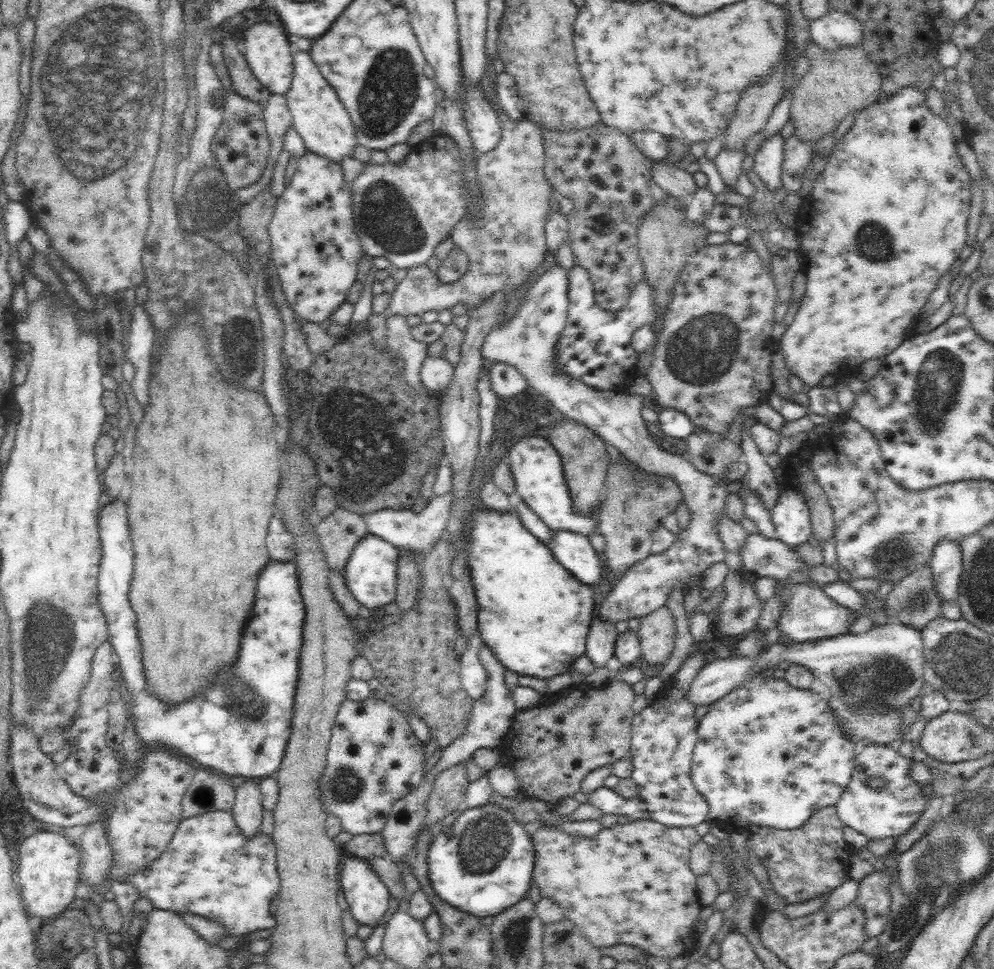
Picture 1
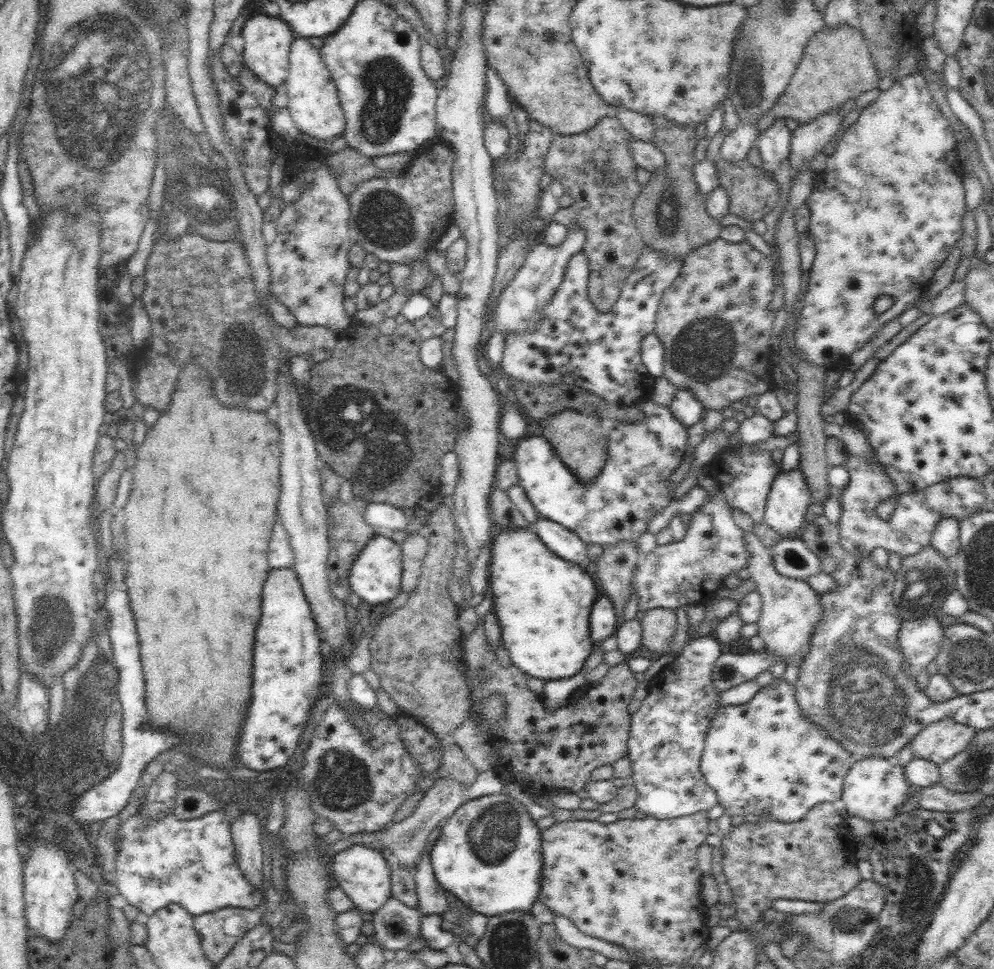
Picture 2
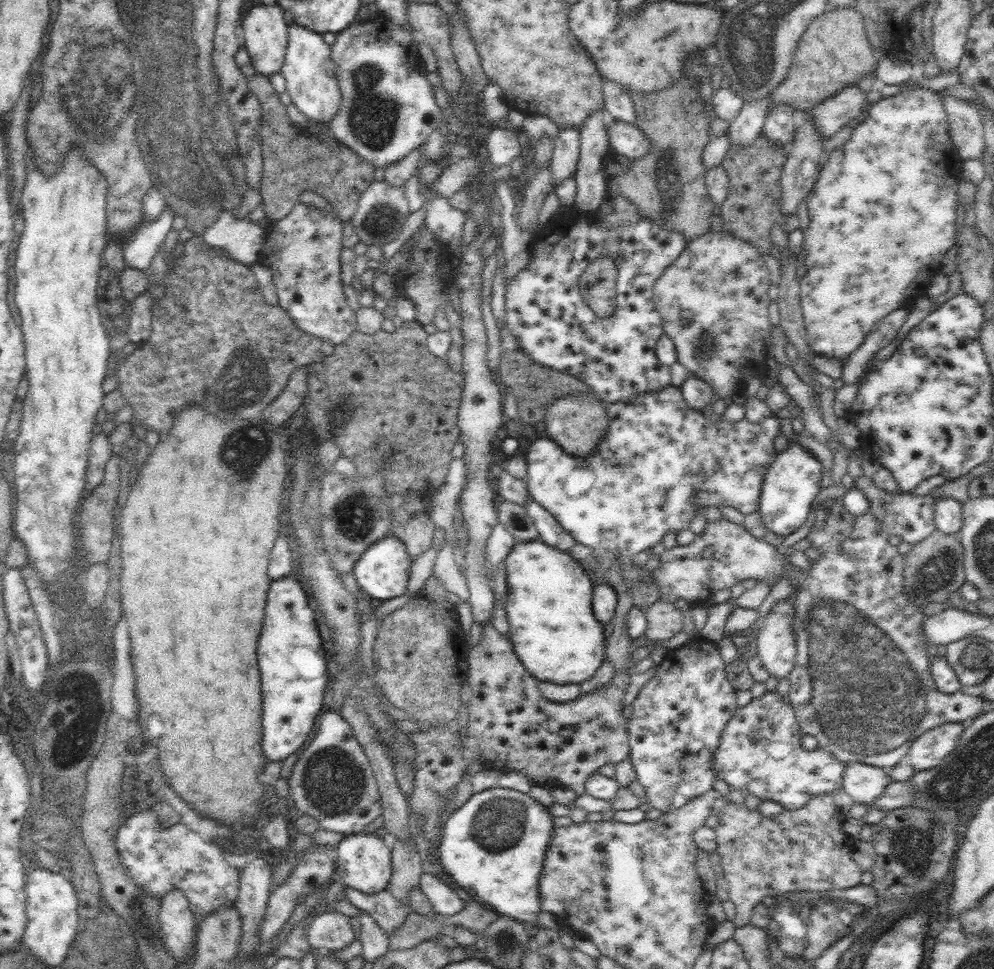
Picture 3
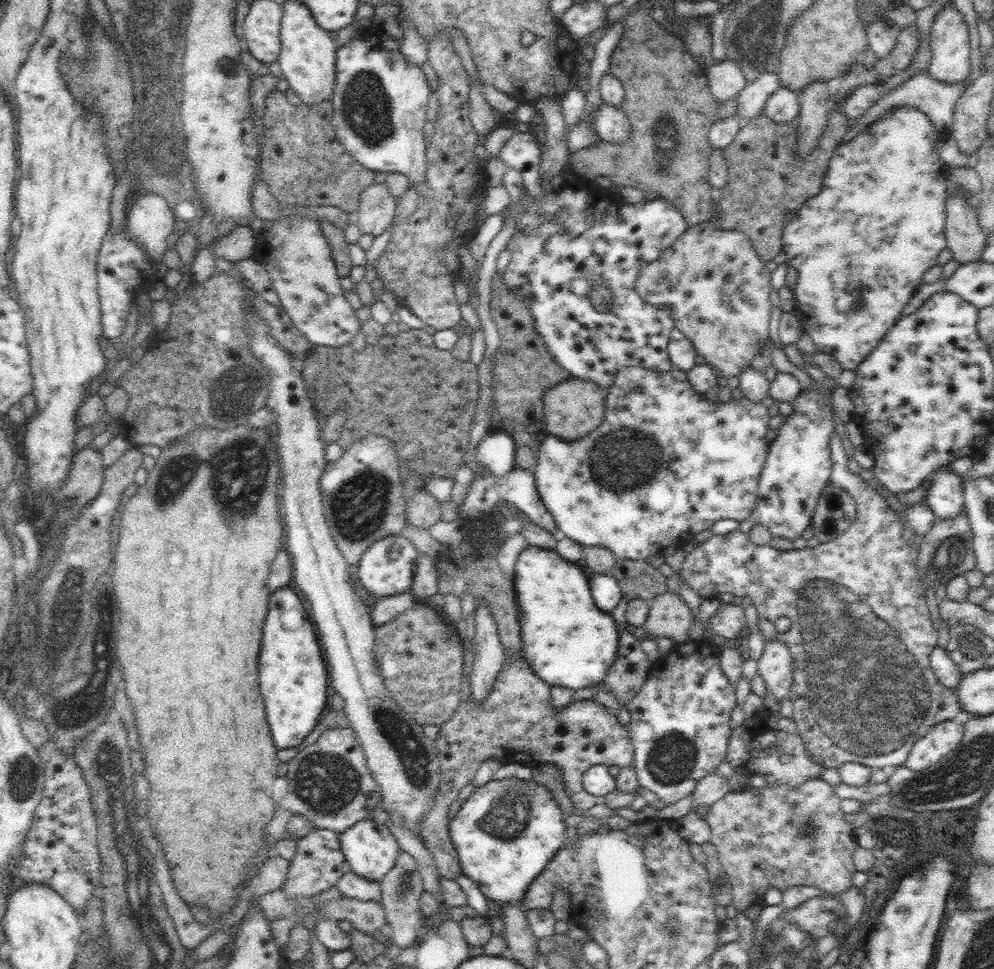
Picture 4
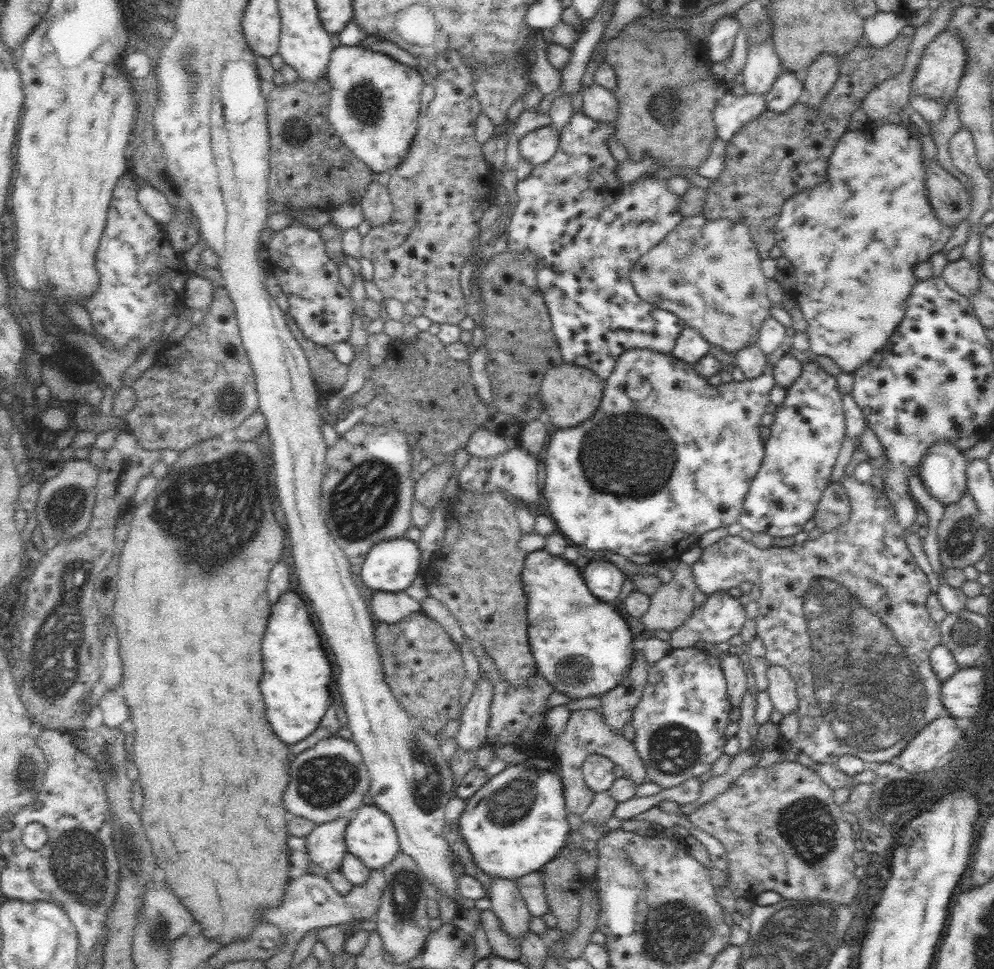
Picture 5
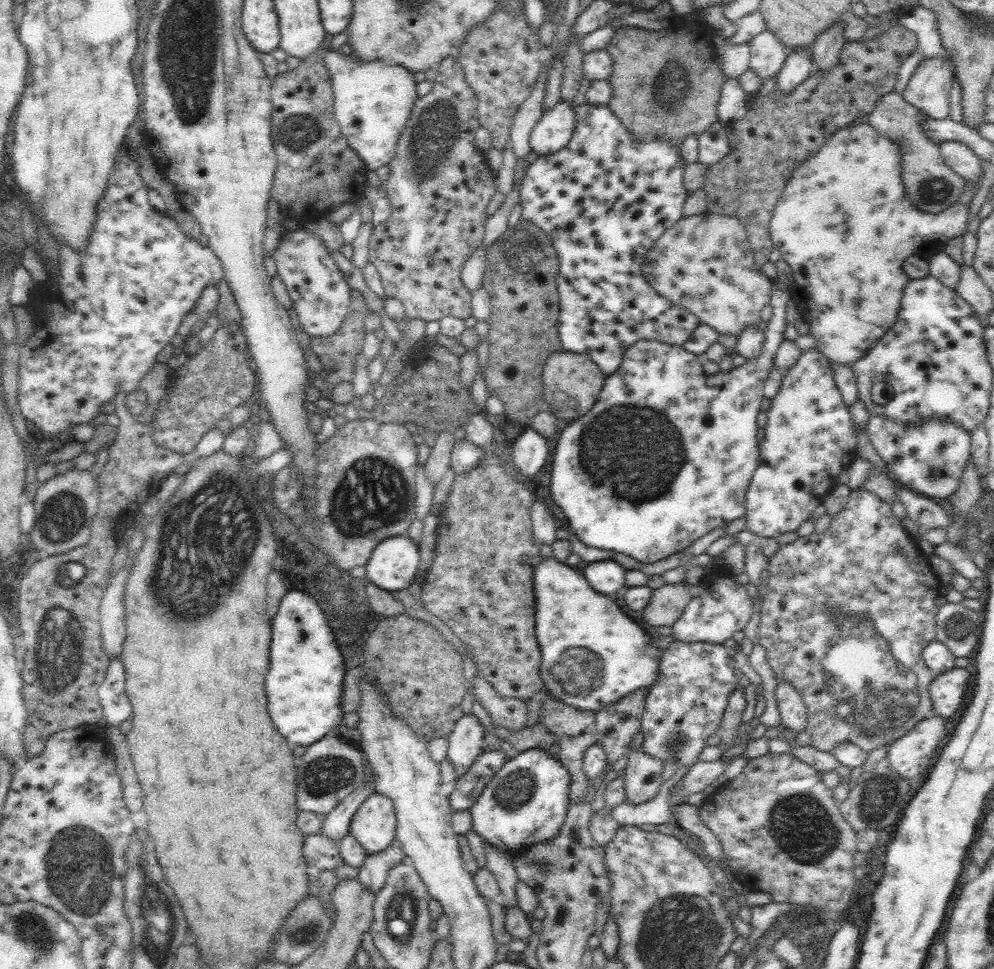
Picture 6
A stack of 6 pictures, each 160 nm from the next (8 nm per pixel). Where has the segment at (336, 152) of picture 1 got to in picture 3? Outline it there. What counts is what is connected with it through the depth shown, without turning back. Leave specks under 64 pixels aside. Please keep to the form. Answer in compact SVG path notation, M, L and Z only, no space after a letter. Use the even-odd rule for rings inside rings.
M298 22L290 23L285 61L280 72L285 78L285 91L291 96L291 102L300 113L312 120L314 125L324 123L329 126L341 106L341 90L335 75L331 46L324 41L320 33L312 32Z

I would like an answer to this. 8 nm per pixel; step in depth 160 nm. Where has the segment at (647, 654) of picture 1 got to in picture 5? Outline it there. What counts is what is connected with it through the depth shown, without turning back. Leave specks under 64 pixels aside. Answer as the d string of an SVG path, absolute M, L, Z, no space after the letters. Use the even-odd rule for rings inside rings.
M680 560L670 582L662 582L651 595L648 611L641 618L642 625L649 631L677 630L694 613L696 588L691 565Z

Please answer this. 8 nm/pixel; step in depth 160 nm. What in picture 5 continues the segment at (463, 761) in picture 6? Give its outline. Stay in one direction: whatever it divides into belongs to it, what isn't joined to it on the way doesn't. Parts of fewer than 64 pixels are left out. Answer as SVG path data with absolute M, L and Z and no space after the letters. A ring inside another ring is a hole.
M480 678L476 682L471 699L460 713L461 725L455 737L460 750L479 750L486 741L493 690L493 685L486 678Z

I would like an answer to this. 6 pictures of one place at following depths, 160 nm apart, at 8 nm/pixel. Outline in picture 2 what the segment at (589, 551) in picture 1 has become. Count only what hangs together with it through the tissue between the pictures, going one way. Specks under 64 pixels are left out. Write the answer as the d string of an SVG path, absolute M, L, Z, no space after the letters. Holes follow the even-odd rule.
M539 515L533 529L543 540L543 543L551 551L560 555L560 558L578 563L583 567L589 562L588 543L585 543L576 533L564 528L561 524Z

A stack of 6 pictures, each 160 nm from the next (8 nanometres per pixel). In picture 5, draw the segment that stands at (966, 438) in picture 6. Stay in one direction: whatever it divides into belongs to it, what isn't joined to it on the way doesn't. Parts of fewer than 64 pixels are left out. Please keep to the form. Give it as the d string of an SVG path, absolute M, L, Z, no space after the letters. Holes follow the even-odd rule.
M949 440L932 445L916 474L931 496L944 505L958 502L967 490L967 459Z

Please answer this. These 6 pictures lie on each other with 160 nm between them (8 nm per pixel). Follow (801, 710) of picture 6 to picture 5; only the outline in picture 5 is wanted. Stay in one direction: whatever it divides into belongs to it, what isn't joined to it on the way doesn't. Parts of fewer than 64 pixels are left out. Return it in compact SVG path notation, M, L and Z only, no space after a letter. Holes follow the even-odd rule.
M768 665L766 677L768 677L767 691L775 710L778 710L783 716L796 712L798 699L795 681L790 672L782 666Z

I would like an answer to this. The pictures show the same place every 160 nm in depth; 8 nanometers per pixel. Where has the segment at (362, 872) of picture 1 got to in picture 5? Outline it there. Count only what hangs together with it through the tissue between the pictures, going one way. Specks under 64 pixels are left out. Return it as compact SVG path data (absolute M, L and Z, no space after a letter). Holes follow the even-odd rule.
M364 803L351 815L345 828L345 843L347 851L357 856L369 870L384 869L401 850L392 819L375 803Z

